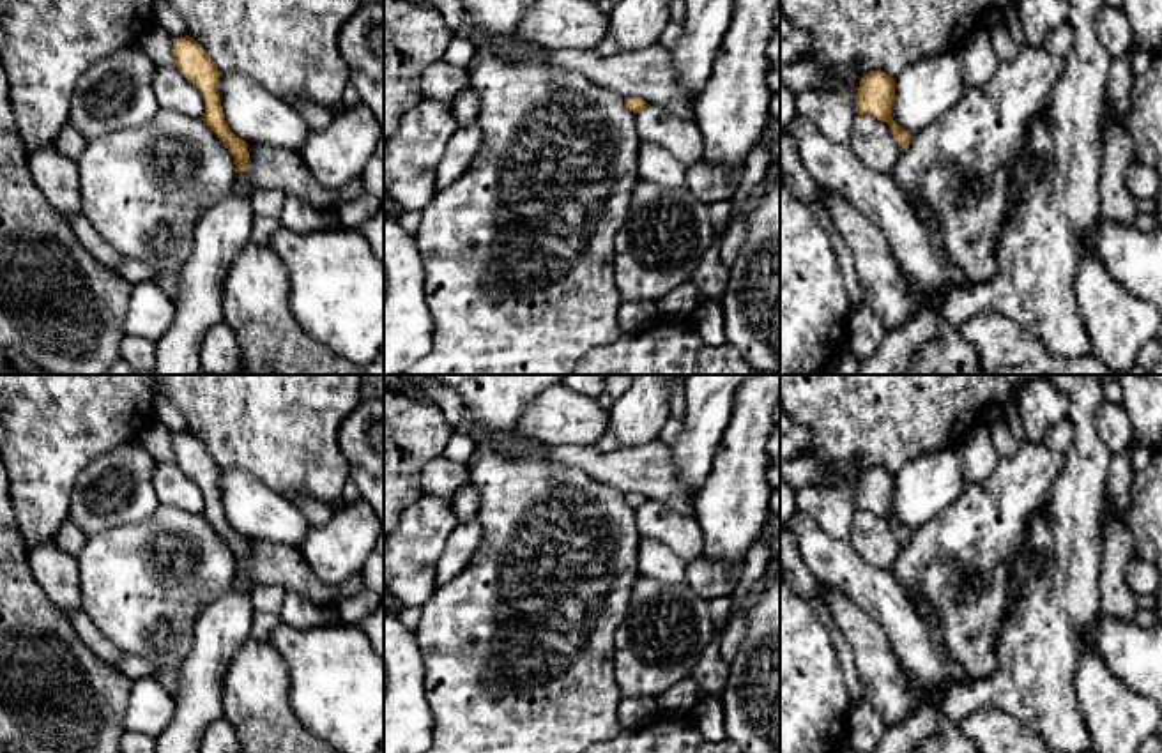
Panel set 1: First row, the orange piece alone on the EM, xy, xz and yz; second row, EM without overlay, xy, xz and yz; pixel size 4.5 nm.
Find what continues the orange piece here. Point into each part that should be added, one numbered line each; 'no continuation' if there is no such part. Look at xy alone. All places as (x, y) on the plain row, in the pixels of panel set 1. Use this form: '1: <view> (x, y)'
1: xy (239, 582)

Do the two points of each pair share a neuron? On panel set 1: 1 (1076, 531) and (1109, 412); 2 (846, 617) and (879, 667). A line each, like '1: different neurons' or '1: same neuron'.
1: different neurons
2: same neuron

